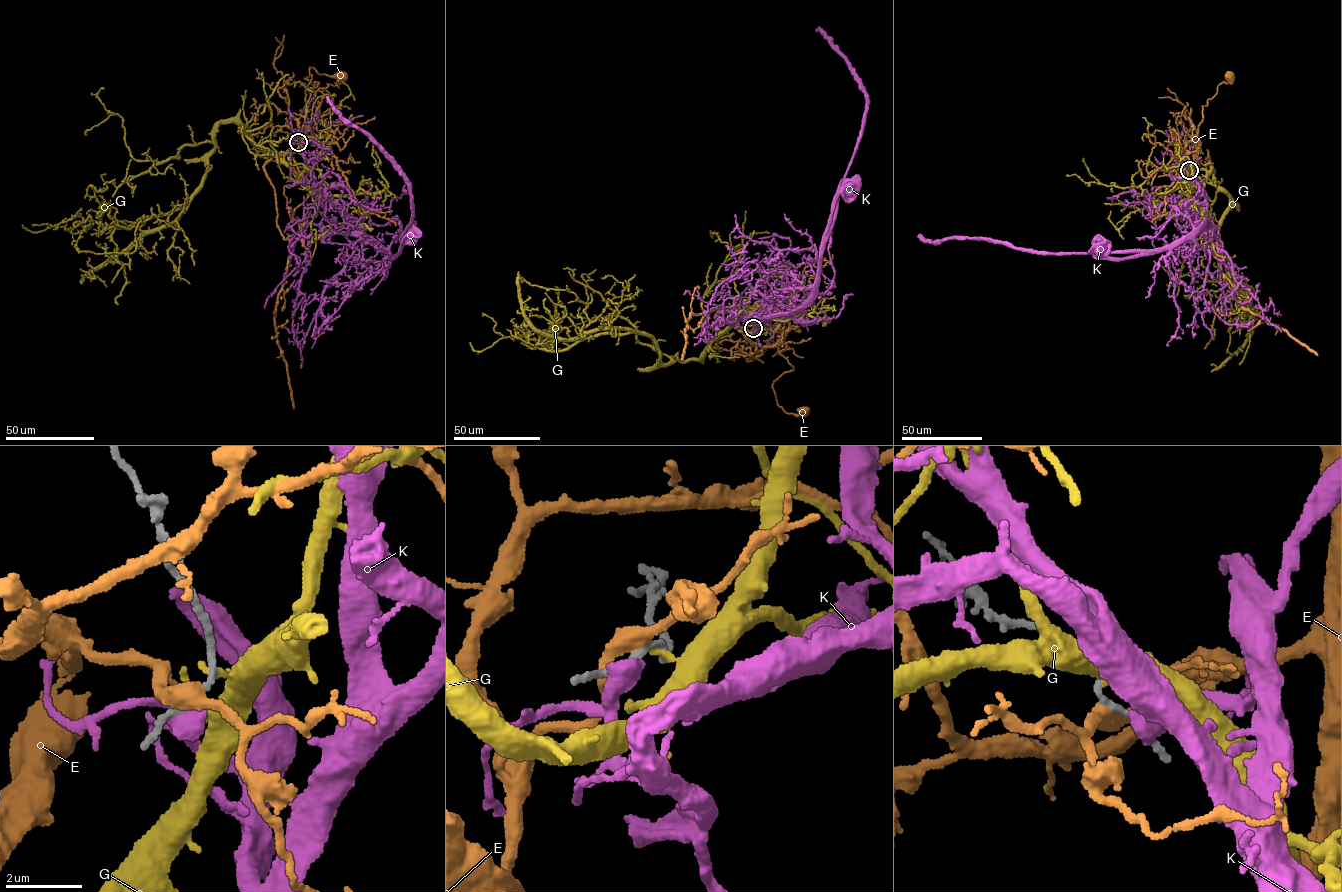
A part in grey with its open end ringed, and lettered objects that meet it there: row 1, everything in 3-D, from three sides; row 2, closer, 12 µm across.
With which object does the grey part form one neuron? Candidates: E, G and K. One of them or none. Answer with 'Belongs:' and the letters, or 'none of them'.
Belongs: K

